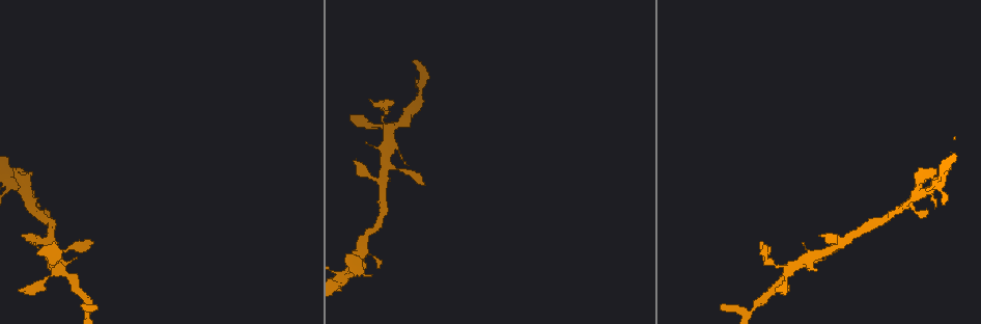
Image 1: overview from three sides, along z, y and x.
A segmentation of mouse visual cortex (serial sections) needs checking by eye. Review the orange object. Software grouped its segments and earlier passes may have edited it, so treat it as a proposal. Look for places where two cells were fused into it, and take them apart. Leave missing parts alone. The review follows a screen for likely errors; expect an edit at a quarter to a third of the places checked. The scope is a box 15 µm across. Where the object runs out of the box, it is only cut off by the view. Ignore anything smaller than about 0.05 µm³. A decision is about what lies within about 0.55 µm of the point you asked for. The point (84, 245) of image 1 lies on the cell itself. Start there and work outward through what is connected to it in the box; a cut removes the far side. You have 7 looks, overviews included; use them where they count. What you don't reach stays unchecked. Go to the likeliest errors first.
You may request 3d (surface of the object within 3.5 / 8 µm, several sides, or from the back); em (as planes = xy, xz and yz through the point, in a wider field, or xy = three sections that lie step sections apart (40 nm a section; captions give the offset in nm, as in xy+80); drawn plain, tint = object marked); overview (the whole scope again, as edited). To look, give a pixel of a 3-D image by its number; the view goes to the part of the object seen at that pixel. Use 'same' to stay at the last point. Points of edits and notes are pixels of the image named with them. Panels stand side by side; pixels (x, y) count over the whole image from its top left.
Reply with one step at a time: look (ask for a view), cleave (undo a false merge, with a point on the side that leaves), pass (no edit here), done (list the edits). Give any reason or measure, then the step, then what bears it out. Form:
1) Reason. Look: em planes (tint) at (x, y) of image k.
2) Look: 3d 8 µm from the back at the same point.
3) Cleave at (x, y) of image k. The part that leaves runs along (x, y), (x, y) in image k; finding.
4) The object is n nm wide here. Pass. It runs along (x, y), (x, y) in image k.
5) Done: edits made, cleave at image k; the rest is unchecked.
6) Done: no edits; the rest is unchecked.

Abrupt turn. Look: 3d 3.5 µm at (389, 167) of image 1.

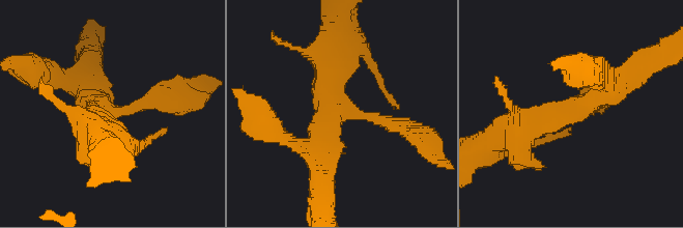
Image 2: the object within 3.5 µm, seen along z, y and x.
3 arms meet here; the arms are 200, 350, 450 nm wide; now the EM. Look: em xy step 5 (tint) at (576, 111) of image 2.

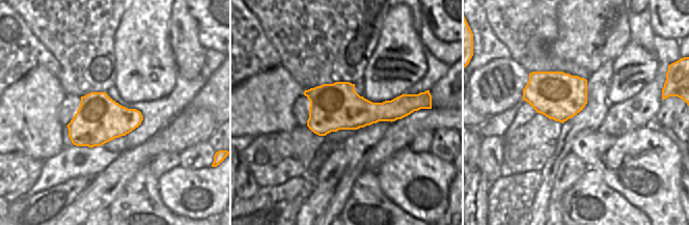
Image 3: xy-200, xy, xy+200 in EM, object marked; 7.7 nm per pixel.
The object is 360 nm wide here. Pass. It runs along (403, 126), (337, 113), (320, 166) in image 2; continuous, no second cell.

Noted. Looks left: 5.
Branch point. Look: 3d 8 µm at (342, 277) of image 1.

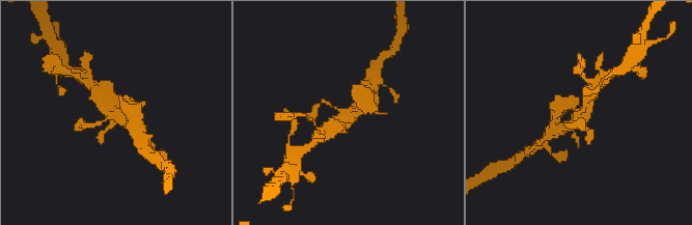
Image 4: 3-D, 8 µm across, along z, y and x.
Closer look. Look: 3d 3.5 µm at (115, 116) of image 4.

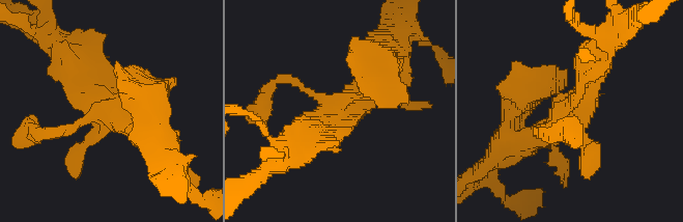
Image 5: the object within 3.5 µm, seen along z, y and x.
Pass. It runs along (151, 140), (110, 115), (78, 60) in image 5; all the same cell.

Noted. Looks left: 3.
Calibre changes. Look: 3d 3.5 µm at (371, 126) of image 1.

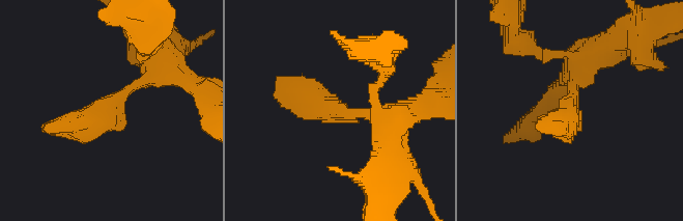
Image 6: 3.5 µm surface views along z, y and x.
The arms are 350, 400 nm wide; need the tissue. Look: em xy step 5 (tint) at (570, 102) of image 6.

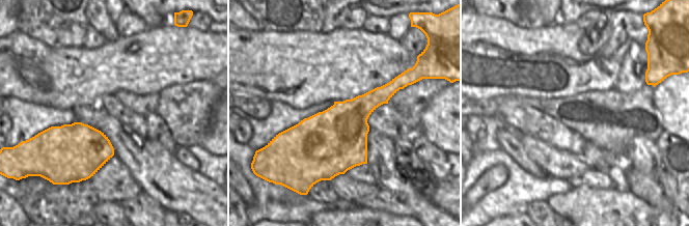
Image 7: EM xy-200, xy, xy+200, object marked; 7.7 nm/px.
Another direction. Look: em xy step 2 (tint) at the same point.

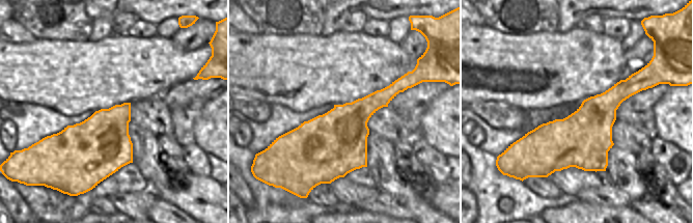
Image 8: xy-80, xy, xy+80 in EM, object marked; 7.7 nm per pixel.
Pass. It runs along (159, 61), (102, 115), (53, 128) in image 6; one cell here.

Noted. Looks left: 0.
Done: no edits; the rest is unchecked.

